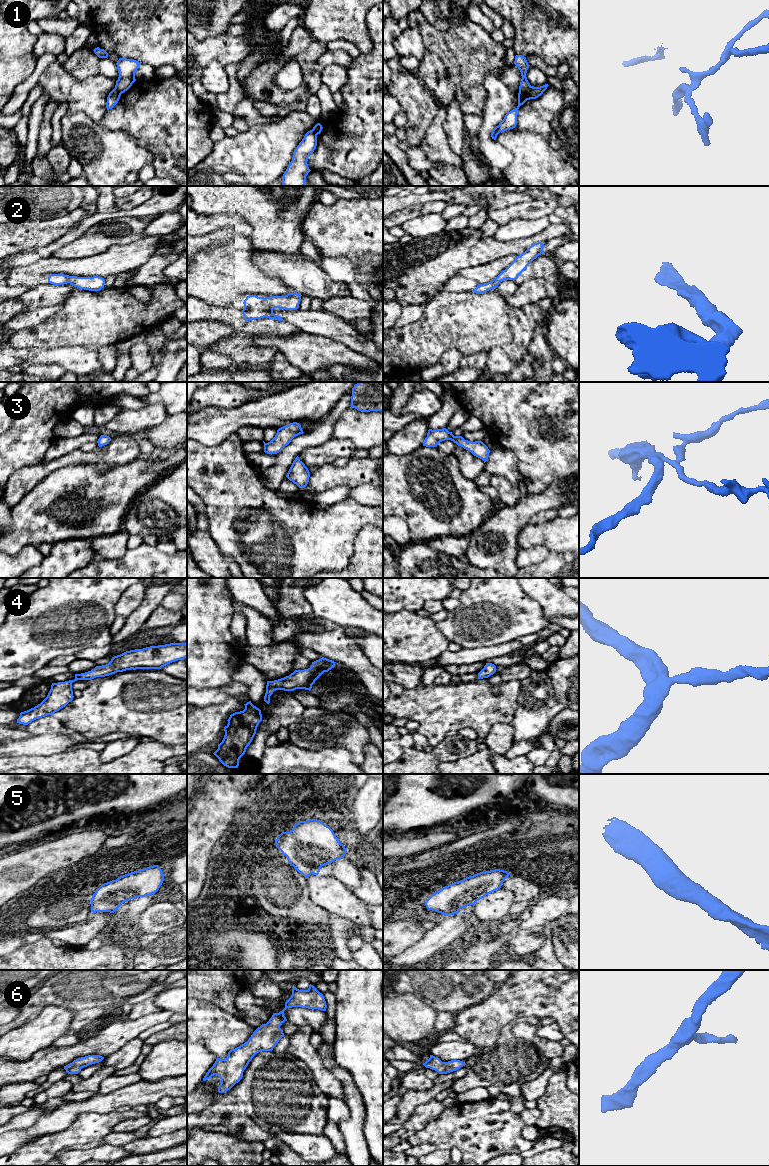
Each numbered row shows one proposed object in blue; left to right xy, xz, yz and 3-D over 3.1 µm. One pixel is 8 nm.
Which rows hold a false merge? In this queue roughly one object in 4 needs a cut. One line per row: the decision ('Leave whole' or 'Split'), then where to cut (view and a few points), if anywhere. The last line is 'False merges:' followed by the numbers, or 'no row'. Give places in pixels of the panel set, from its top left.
1: Split. Split along yz (530, 85), (523, 94), (518, 95)
2: Leave whole. No split
3: Leave whole. No split
4: Leave whole. No split
5: Leave whole. No split
6: Leave whole. No split
False merges: 1

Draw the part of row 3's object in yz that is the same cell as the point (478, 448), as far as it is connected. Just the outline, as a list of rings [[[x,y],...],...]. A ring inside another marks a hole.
[[[446,428],[437,430],[429,429],[427,437],[423,442],[423,446],[437,447],[440,442],[445,440],[453,441],[458,446],[461,446],[471,452],[474,456],[482,459],[484,463],[489,457],[490,450],[482,441],[472,442],[465,440],[462,436],[454,436],[452,432],[449,432]]]

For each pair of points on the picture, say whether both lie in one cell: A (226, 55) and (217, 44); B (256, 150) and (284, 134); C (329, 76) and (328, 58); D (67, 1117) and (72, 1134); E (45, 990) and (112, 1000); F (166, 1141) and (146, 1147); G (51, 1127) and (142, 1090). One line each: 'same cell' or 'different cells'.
A: same cell
B: same cell
C: different cells
D: different cells
E: same cell
F: same cell
G: same cell

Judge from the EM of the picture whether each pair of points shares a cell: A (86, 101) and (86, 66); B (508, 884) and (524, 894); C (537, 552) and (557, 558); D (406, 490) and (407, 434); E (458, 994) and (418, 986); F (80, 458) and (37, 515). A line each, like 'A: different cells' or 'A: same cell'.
A: different cells
B: same cell
C: different cells
D: different cells
E: same cell
F: different cells

